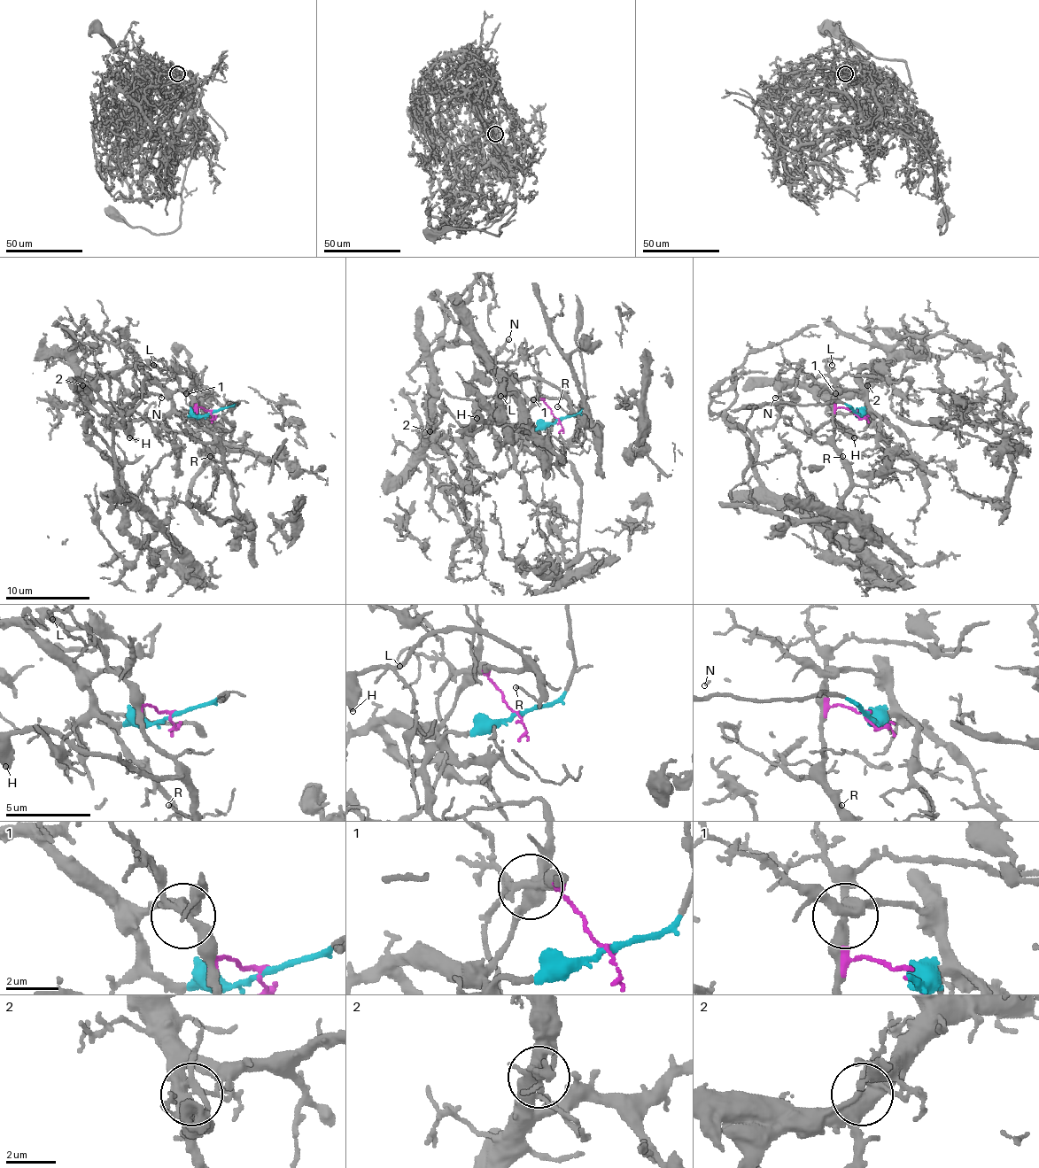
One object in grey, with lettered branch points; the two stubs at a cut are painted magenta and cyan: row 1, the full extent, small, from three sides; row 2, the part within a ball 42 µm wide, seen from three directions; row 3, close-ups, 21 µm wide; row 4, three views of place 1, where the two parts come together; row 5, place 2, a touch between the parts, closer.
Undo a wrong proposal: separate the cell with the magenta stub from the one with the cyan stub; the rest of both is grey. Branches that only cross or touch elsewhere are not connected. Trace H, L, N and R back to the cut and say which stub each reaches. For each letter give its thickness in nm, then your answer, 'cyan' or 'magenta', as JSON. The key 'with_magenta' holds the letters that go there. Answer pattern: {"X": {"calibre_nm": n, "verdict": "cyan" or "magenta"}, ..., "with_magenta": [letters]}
{"H": {"calibre_nm": 500, "verdict": "magenta"}, "L": {"calibre_nm": 110, "verdict": "magenta"}, "N": {"calibre_nm": 150, "verdict": "cyan"}, "R": {"calibre_nm": 90, "verdict": "magenta"}, "with_magenta": ["H", "L", "R"]}

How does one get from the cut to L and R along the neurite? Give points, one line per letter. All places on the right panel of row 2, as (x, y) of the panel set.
L: (856, 410), (836, 404), (834, 381), (826, 359), (833, 364)
R: (856, 410), (841, 408), (834, 413), (833, 444), (843, 457)

